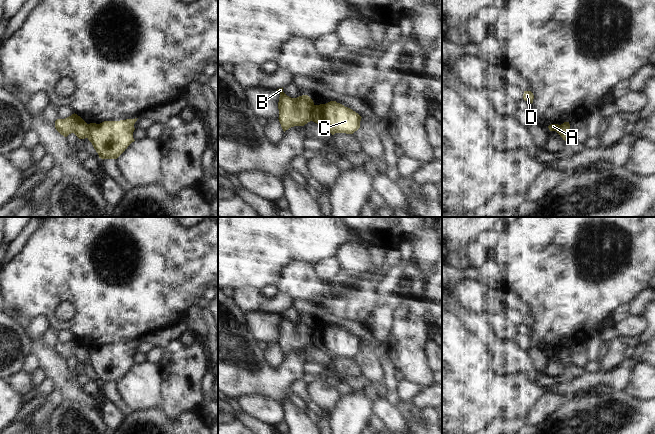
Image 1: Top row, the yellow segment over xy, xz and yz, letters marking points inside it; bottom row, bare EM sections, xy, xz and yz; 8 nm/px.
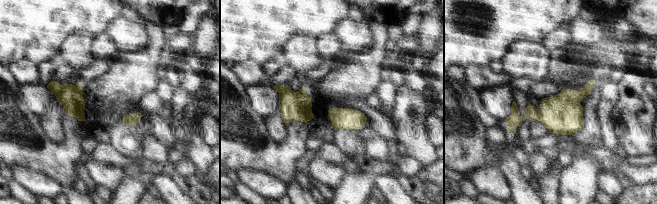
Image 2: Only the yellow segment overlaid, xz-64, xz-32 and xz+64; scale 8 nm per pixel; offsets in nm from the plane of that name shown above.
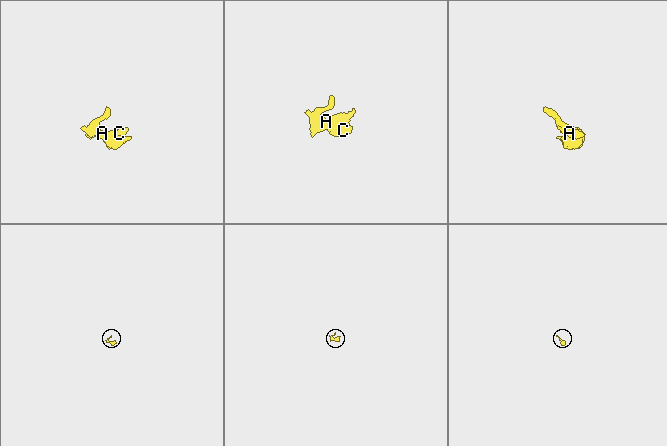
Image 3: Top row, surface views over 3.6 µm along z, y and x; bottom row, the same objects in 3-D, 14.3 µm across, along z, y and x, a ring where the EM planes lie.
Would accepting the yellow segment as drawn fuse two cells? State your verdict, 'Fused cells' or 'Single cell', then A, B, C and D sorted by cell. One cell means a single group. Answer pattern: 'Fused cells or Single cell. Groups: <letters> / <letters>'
Fused cells. Groups: A B D / C

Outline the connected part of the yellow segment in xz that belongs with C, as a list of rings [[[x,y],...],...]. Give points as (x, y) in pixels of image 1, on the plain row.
[[[336,325],[314,329],[312,334],[312,345],[326,352],[332,359],[353,358],[360,352],[361,342],[358,337]]]

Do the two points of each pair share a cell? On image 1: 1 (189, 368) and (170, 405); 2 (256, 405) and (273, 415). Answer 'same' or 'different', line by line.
1: same
2: same

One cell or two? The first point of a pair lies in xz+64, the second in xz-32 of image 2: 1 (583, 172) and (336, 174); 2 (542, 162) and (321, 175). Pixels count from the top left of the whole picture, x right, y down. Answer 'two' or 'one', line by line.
1: two
2: one

